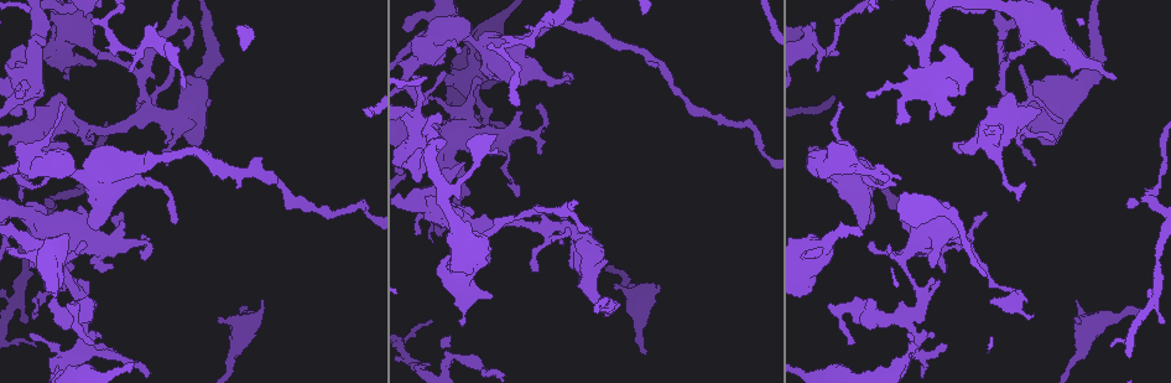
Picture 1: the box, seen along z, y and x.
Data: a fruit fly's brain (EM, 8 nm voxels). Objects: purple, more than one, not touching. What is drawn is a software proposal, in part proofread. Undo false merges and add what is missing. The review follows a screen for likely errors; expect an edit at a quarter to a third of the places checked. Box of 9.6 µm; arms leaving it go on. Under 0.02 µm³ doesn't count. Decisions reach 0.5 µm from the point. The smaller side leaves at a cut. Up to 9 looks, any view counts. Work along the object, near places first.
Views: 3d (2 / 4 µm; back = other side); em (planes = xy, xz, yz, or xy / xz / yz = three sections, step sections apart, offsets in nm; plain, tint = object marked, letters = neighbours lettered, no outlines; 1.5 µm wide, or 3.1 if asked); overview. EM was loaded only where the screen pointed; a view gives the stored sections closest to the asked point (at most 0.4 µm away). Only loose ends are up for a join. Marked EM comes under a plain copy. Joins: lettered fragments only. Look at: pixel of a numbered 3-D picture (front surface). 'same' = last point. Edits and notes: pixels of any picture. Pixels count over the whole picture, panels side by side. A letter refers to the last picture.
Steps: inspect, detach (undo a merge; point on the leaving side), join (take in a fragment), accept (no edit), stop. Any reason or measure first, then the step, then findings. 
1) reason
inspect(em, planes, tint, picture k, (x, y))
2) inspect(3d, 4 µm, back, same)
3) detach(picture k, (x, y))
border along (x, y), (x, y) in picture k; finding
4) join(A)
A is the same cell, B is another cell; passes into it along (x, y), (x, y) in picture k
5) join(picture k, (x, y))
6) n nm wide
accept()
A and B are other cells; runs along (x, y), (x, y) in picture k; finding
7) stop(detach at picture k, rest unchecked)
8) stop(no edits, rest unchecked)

free end
inspect(3d, 4 µm, picture 1, (644, 350))

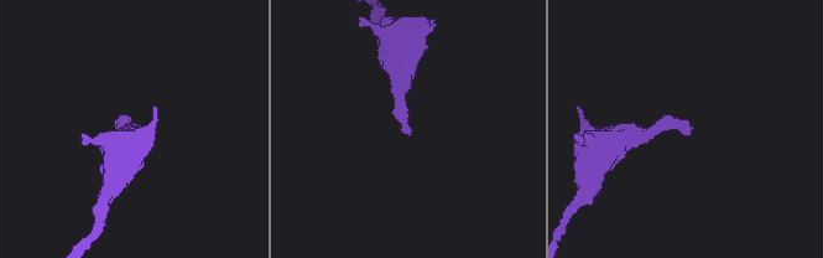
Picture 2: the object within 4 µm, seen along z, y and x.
shape alone is not enough
inspect(em, yz, step 4, tint, picture 2, (408, 127))

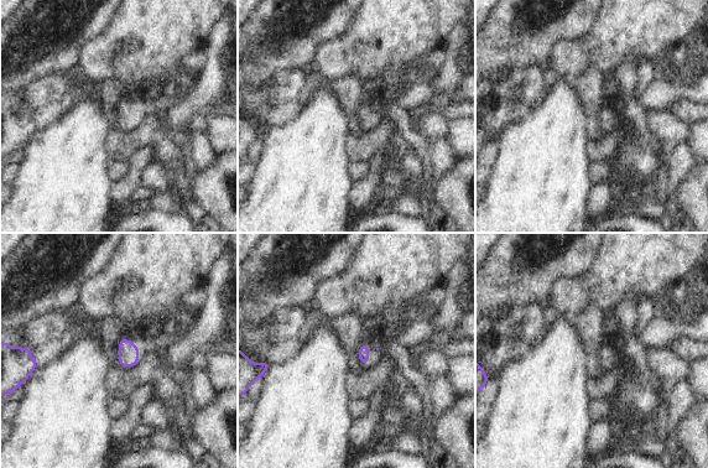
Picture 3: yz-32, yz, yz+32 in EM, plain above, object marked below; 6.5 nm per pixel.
cut it another way
inspect(em, xz, step 4, letters, same)

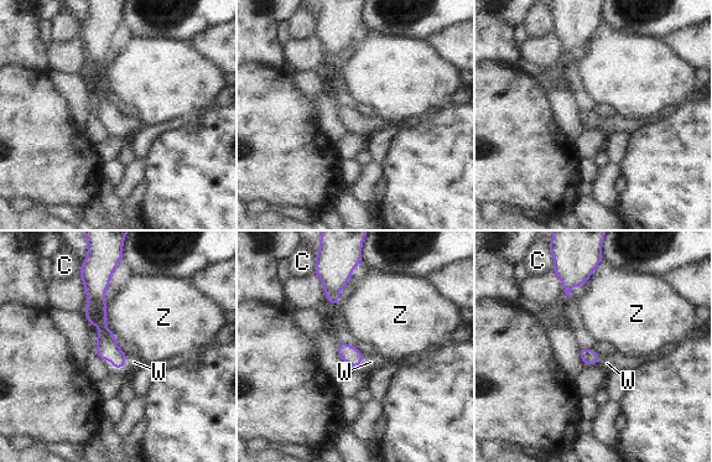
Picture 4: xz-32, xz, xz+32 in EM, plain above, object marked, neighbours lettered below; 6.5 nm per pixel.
join(W)
W is the same cell, C and Z are other cells; passes into it along (105, 346), (115, 368), (134, 362) in picture 4; the neuron continues

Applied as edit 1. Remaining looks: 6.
inspect(overview)

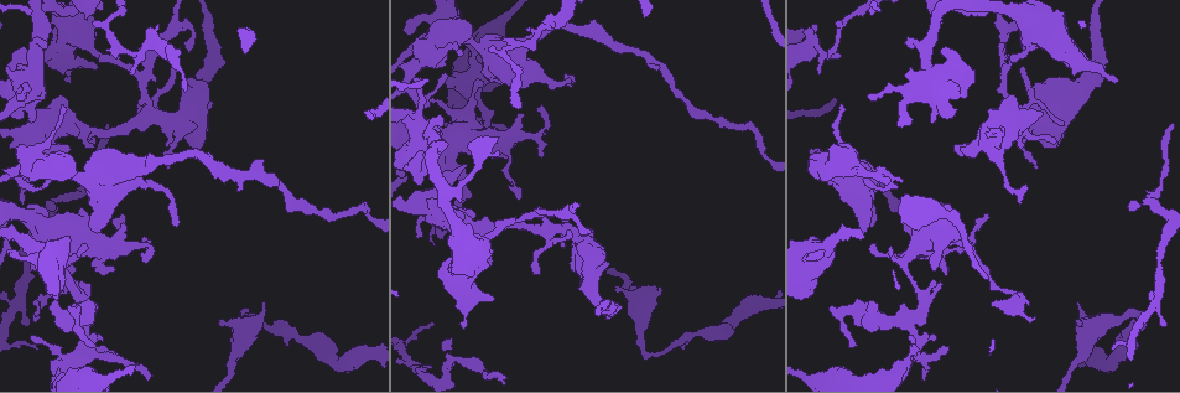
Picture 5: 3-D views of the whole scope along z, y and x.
sharp bend
inspect(3d, 4 µm, picture 5, (501, 138))

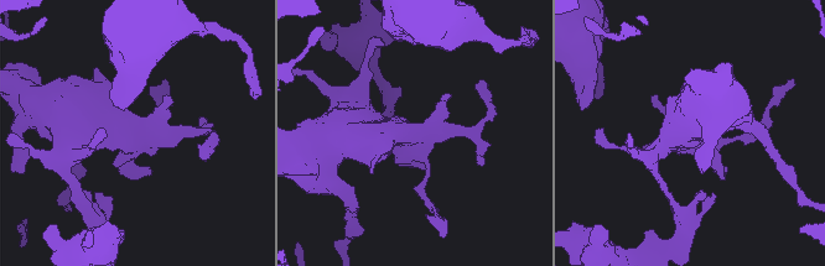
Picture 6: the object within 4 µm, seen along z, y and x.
inspect(em, yz, step 8, tint, picture 6, (131, 138))

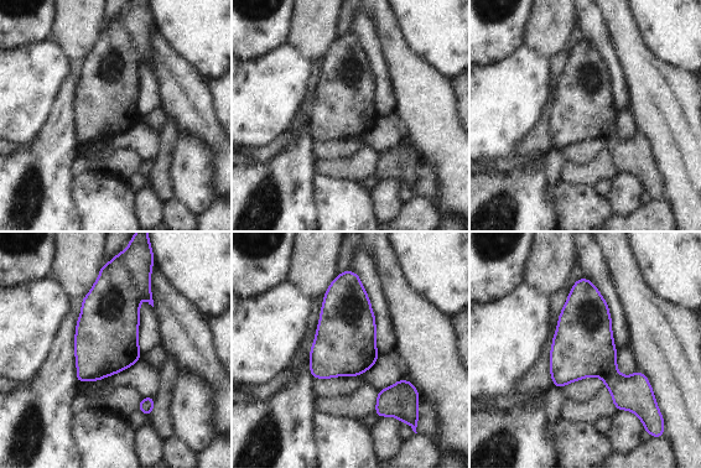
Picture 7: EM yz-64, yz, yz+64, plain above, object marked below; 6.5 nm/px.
inspect(em, planes, letters, same)

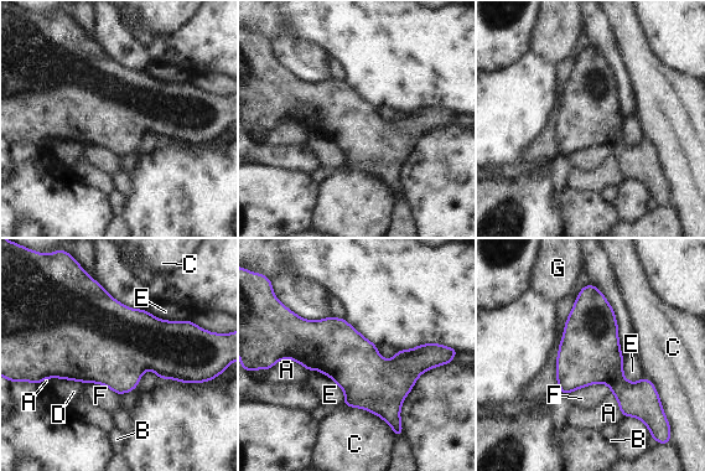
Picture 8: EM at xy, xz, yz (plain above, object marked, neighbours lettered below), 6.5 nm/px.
accept()
A, B, C, D, E, F and G are other cells; one neuron here

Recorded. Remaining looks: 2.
an open end
inspect(em, xz, step 4, letters, picture 5, (1117, 80))

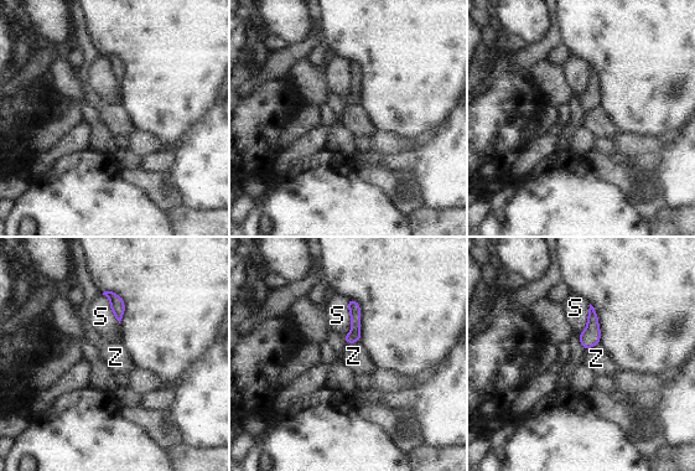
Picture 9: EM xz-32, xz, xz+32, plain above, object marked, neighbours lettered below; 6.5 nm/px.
accept()
S and Z are other cells; border along (359, 341), (345, 343) in picture 9; no lettered fragment goes on from it

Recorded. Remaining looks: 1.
stop(join at picture 4, rest unchecked)

